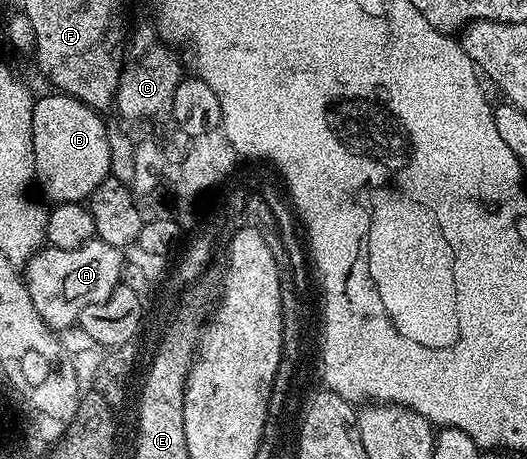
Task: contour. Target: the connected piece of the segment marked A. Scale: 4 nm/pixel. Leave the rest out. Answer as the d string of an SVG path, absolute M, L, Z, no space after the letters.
M99 239L89 241L83 247L75 247L75 251L59 251L52 247L38 249L23 269L23 280L29 288L31 303L35 303L35 311L39 311L39 315L54 331L76 326L83 307L103 303L122 284L121 256L122 250Z

